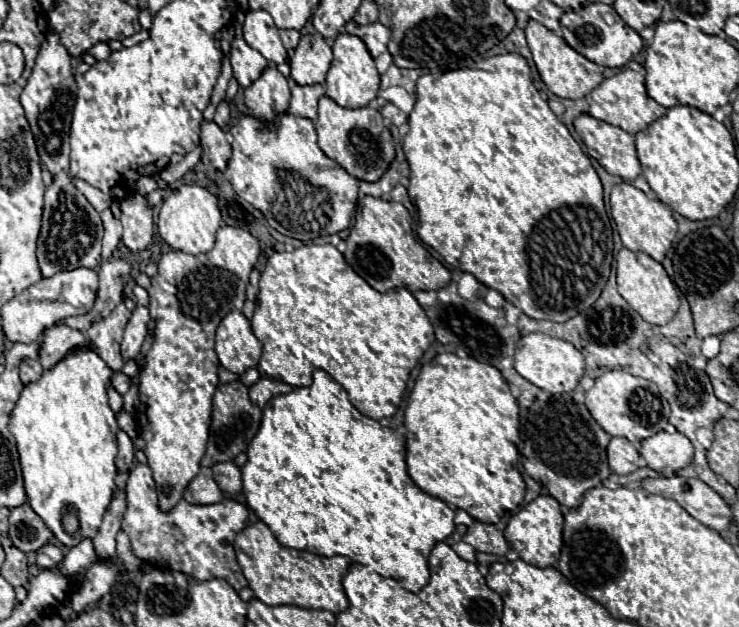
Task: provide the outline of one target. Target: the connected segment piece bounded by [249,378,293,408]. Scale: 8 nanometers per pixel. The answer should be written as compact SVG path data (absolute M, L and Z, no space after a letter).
M259 378L251 388L249 388L249 396L251 400L263 408L271 398L279 396L279 394L287 394L291 392L293 386L281 382L281 380L273 380L273 378Z

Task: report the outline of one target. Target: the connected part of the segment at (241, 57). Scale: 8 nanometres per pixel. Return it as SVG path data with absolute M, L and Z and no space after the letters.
M239 26L235 28L235 40L231 42L229 60L231 60L233 76L245 88L255 78L259 78L259 74L267 68L267 60L257 50L253 50L251 46L247 46L247 42L243 40L243 34L241 34L241 28Z

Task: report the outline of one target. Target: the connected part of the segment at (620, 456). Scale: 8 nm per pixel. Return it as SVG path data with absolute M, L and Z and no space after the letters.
M611 438L607 446L607 460L615 474L631 474L641 466L639 450L627 438Z

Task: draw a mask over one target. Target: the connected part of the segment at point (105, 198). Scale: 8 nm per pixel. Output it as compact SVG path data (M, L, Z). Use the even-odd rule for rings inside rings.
M71 178L71 182L73 182L73 186L91 202L91 206L93 206L97 212L109 208L109 194L103 194L101 190L97 190L95 186L91 186L91 184L87 184L85 180L79 180L79 178Z

